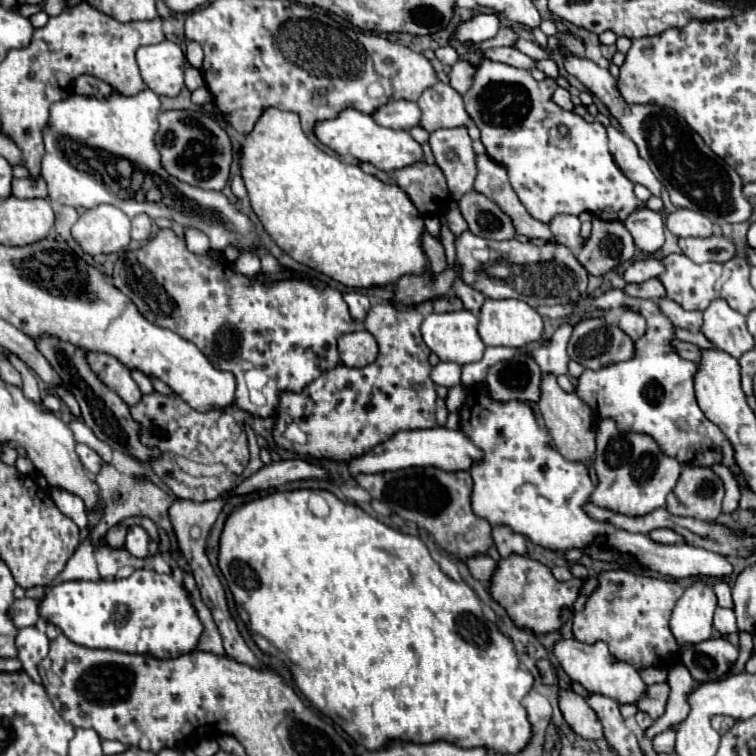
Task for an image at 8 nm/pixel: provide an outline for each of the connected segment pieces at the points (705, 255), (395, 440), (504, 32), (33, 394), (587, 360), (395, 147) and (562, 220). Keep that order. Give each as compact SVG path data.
M722 234L708 238L680 238L682 252L696 264L726 262L736 256L736 246Z
M434 426L428 430L410 430L410 432L396 432L390 440L374 446L370 452L354 458L348 462L348 470L352 476L358 474L374 474L374 472L388 472L412 466L434 466L448 472L454 470L470 470L474 460L482 458L482 450L476 448L460 430L448 430L442 426Z
M500 28L500 32L498 32L494 38L478 44L478 48L484 48L484 50L486 50L486 48L496 48L496 46L514 46L516 38L518 38L518 36L514 34L514 30L510 30L510 28Z
M10 354L8 356L8 360L12 362L12 366L22 374L22 378L24 378L24 384L22 384L22 390L24 390L24 394L28 396L28 398L32 398L34 402L38 402L40 400L40 390L38 390L38 384L36 384L36 376L32 374L32 370L20 360L20 358L16 358L14 354Z
M586 318L574 326L574 332L568 342L568 356L584 368L600 370L614 362L634 358L634 340L626 336L616 324L610 324L604 318Z
M352 108L344 110L334 120L320 122L316 126L316 136L318 136L318 140L324 146L332 148L336 154L340 154L340 156L354 156L360 162L370 162L378 170L384 170L384 172L424 162L422 146L406 130L384 128L384 126L376 124L372 116L366 116L366 114L362 114L358 110L352 110Z
M561 214L552 218L549 223L554 238L560 244L566 244L570 250L578 250L584 246L584 238L580 236L580 220L578 216Z

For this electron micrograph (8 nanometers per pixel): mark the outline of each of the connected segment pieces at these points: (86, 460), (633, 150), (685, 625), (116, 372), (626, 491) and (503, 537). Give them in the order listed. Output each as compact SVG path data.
M78 444L78 446L76 446L76 452L78 452L78 456L80 456L82 466L86 468L86 472L88 472L90 476L94 476L94 474L100 472L100 468L102 468L102 458L98 456L98 452L94 452L94 450L92 450L90 446L86 446L86 444Z
M608 126L608 138L610 138L610 152L616 164L620 166L620 170L626 174L626 178L632 180L634 184L646 186L654 196L660 196L662 184L654 176L646 160L640 158L636 144L628 136L624 136L620 130L616 130L614 126Z
M704 580L692 582L676 602L670 628L680 644L698 644L712 636L712 616L718 606L712 586Z
M90 352L88 362L90 362L92 370L100 376L100 380L110 390L114 390L128 406L138 404L142 392L140 392L138 384L132 380L130 370L122 362L118 362L110 354L98 354L98 352Z
M604 418L596 430L594 470L598 476L598 486L590 496L592 504L624 516L644 516L664 506L666 494L678 482L682 464L676 458L662 454L650 436L624 434L612 420Z
M494 526L492 528L492 536L494 536L494 544L500 552L502 558L510 556L510 554L520 554L520 556L528 556L526 552L526 538L512 532L506 526Z

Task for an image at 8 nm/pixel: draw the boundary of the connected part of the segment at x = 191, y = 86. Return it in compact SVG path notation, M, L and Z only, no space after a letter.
M186 66L186 88L188 90L196 90L204 86L204 78L202 78L202 72L192 68L192 66Z

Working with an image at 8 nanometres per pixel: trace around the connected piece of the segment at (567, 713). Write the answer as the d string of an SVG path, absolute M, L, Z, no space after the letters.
M560 690L560 710L570 724L570 728L586 738L586 740L600 740L604 738L602 734L602 724L596 716L596 712L586 704L586 700L572 690Z

